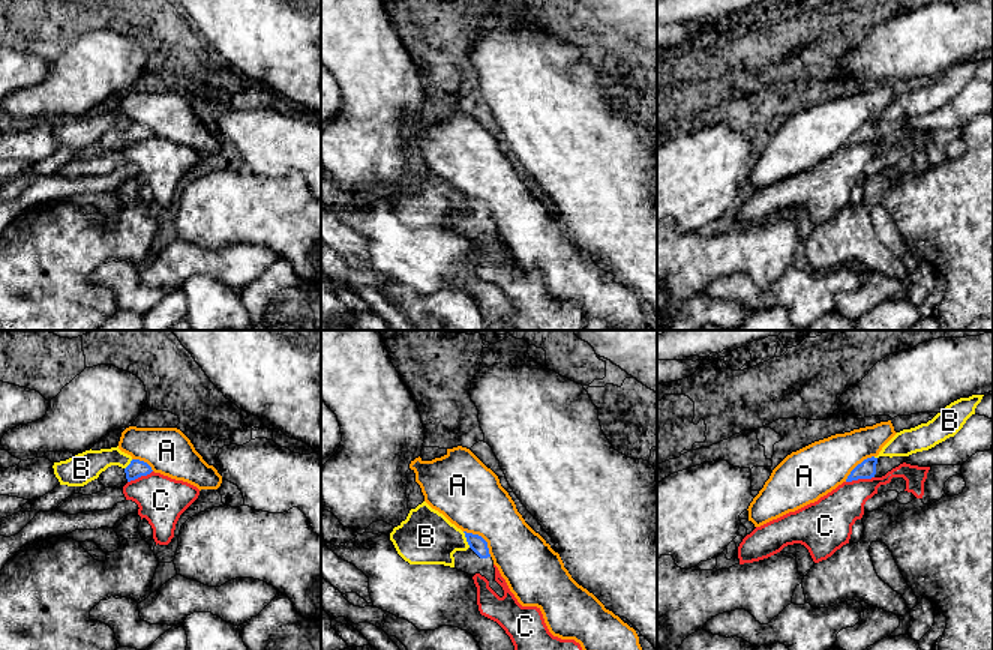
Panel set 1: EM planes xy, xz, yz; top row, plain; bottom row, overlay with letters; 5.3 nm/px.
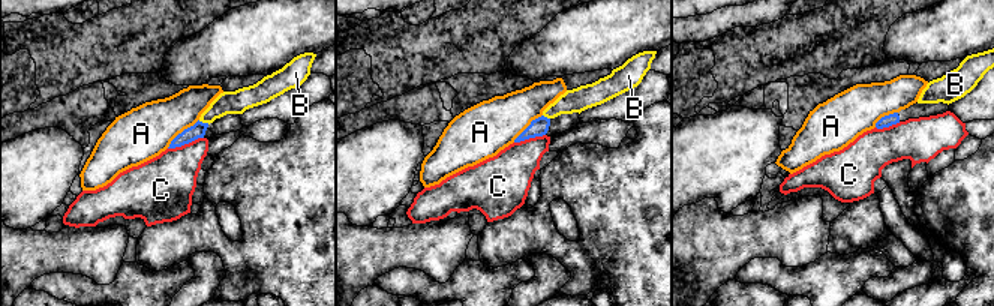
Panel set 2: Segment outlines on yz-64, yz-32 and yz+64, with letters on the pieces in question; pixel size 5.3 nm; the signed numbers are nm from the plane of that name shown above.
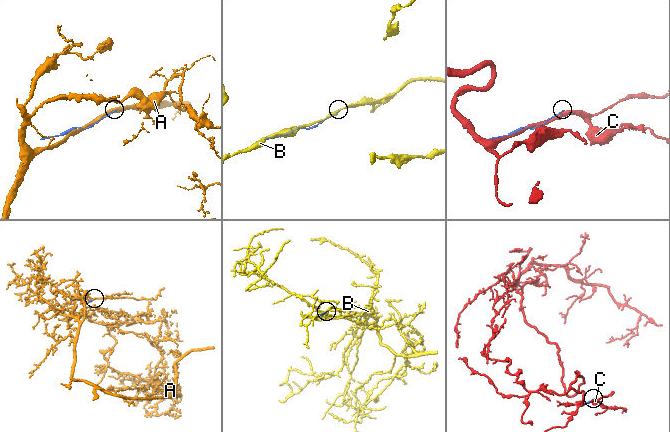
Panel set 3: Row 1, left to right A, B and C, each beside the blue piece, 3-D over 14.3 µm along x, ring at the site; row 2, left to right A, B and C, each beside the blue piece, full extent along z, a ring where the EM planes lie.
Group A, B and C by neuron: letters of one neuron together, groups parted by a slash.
A / B / C

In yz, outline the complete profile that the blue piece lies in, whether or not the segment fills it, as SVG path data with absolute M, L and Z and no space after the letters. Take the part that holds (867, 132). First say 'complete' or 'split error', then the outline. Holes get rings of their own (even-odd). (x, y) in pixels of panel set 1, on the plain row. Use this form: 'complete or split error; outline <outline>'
split error; outline M879 120L879 122L867 122L861 128L858 128L850 138L848 140L846 146L858 144L858 143L872 143L872 141L882 141L892 132L898 131L904 126L906 120Z

